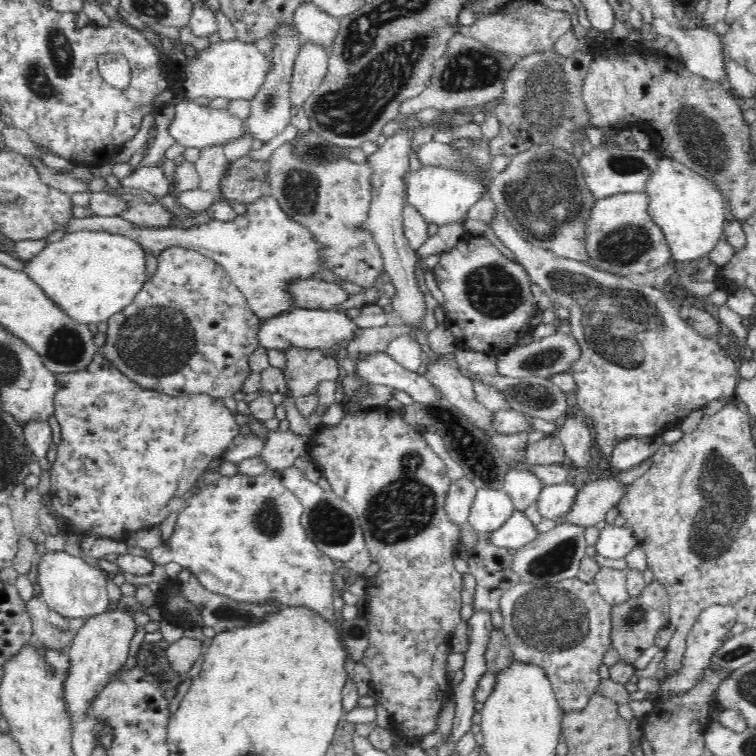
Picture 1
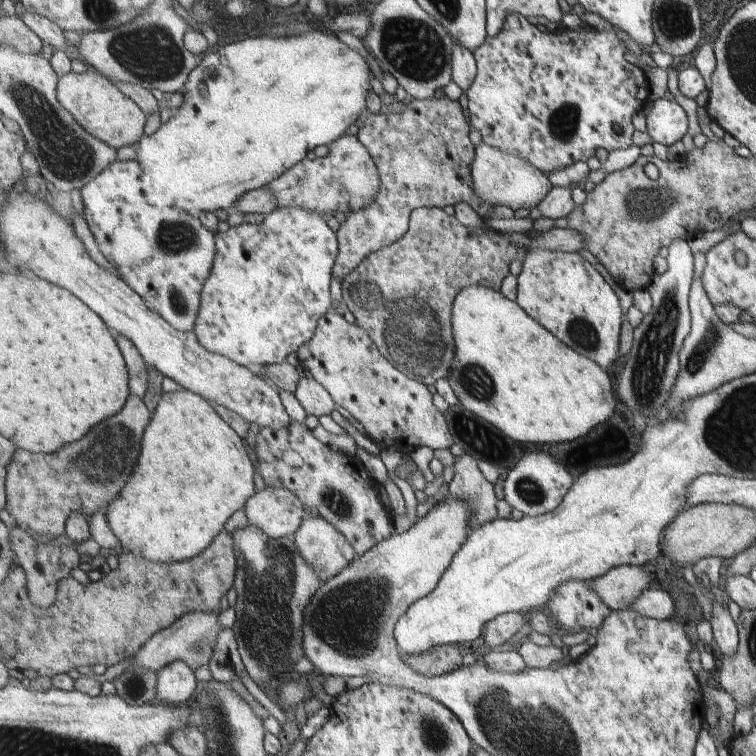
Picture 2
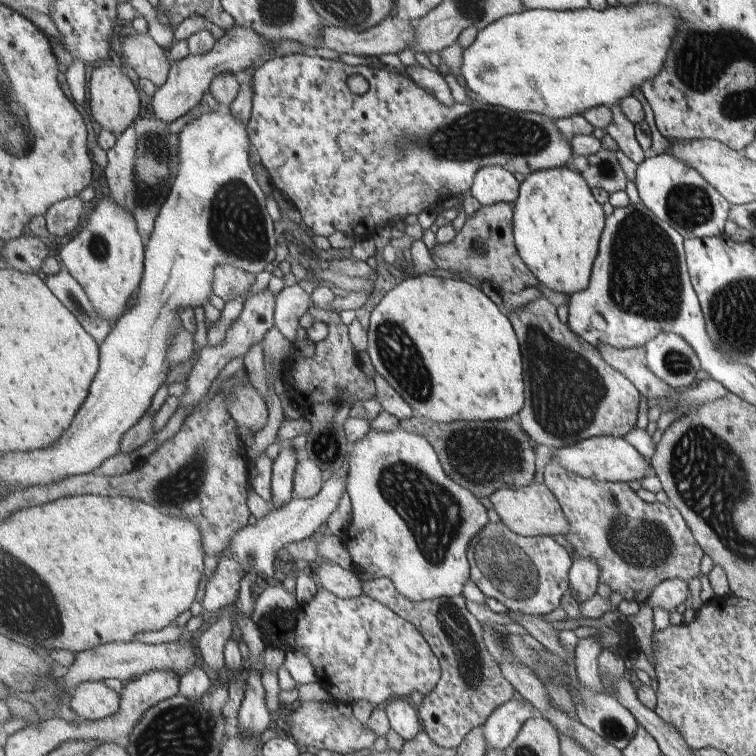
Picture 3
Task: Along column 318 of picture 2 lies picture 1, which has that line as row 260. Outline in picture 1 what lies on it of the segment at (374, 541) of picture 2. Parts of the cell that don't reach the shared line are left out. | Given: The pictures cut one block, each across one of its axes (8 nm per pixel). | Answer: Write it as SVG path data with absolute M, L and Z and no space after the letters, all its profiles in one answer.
M464 234L454 248L440 254L438 264L431 269L436 286L444 296L444 324L453 335L460 330L460 338L471 351L499 355L518 344L522 333L531 329L530 320L538 313L530 278L522 265L506 257L488 238L482 235Z

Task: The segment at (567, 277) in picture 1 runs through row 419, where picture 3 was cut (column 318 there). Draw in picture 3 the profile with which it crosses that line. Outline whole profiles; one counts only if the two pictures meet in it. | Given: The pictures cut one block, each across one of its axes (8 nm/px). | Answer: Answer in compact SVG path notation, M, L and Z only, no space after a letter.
M320 587L311 602L288 615L274 614L264 625L273 646L303 650L315 666L317 682L343 704L365 700L376 709L397 698L409 699L415 691L431 694L443 678L443 665L418 627L367 595L342 599Z

